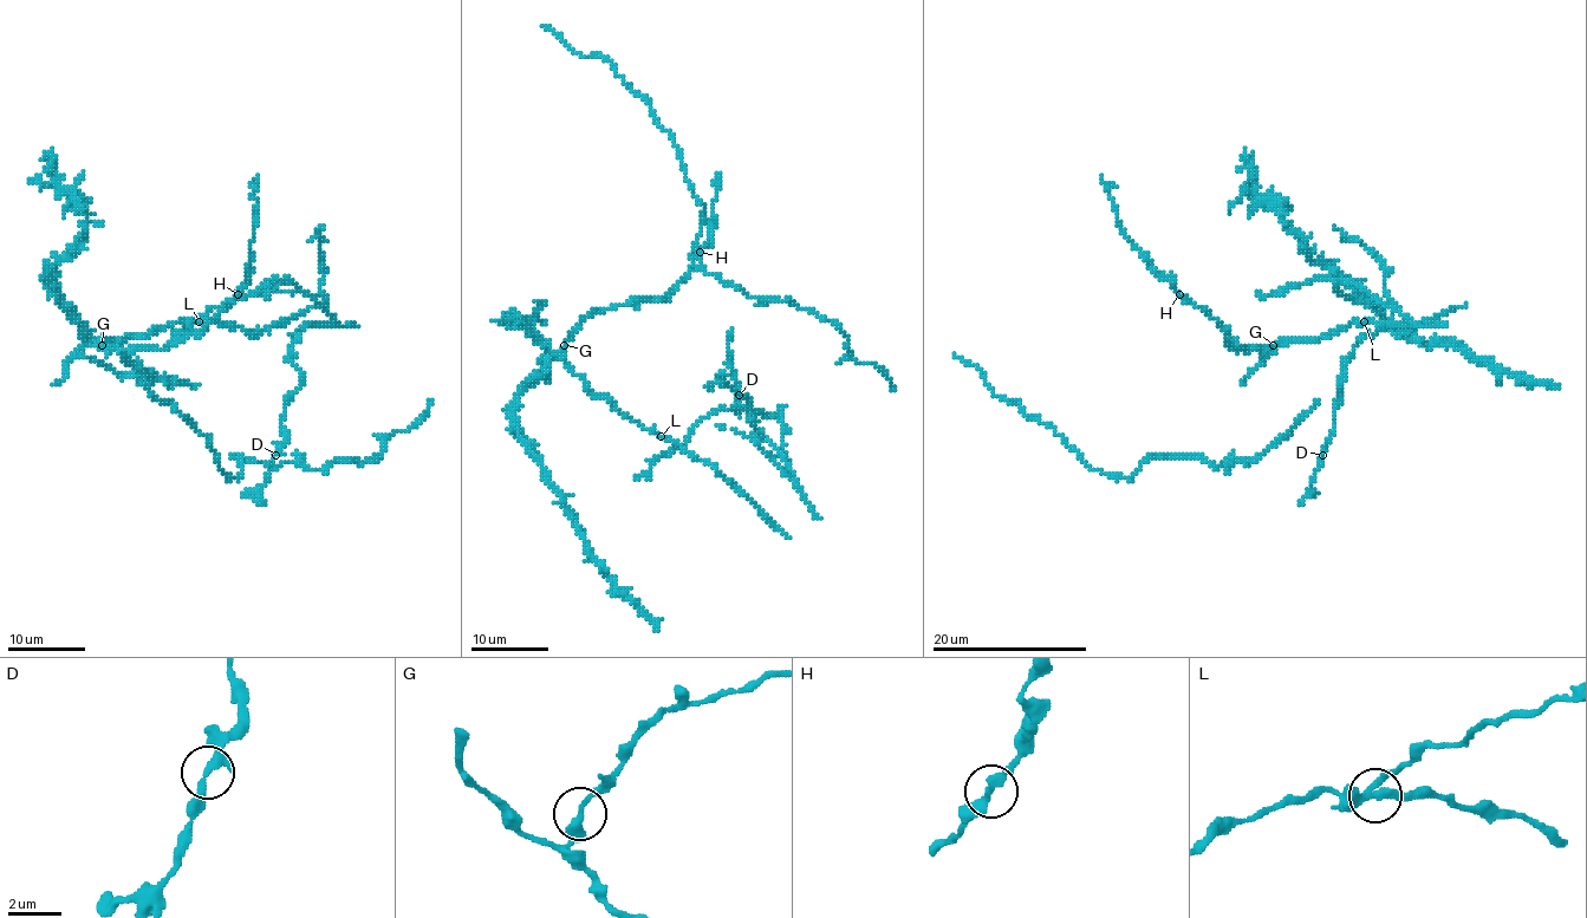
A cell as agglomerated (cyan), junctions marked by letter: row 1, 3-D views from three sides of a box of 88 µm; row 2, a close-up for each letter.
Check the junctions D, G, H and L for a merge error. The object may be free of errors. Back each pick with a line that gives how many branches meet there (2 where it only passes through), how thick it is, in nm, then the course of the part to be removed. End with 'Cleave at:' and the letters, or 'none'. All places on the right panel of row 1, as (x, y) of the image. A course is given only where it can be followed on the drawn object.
Cleave at: none

